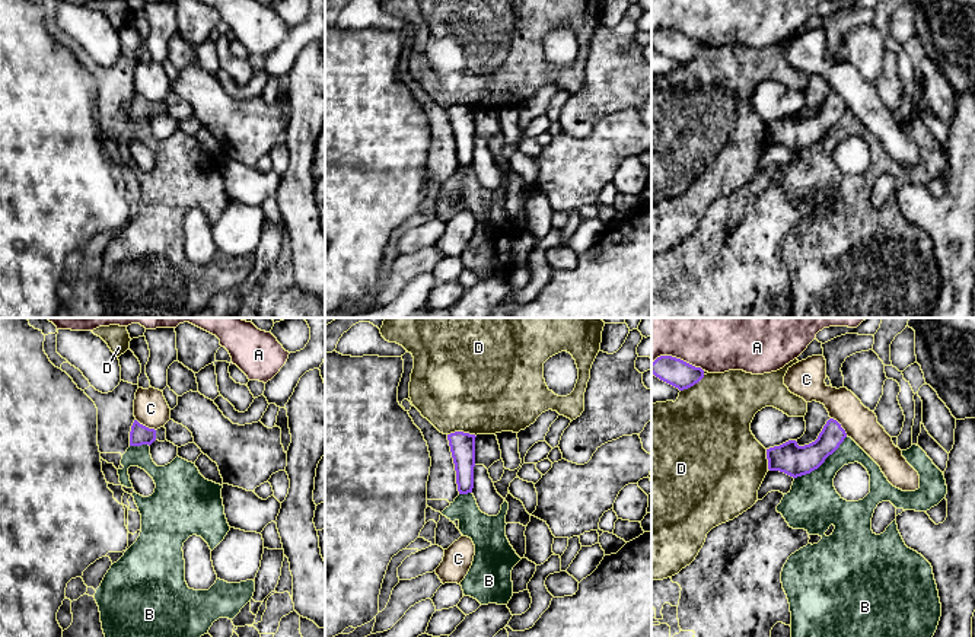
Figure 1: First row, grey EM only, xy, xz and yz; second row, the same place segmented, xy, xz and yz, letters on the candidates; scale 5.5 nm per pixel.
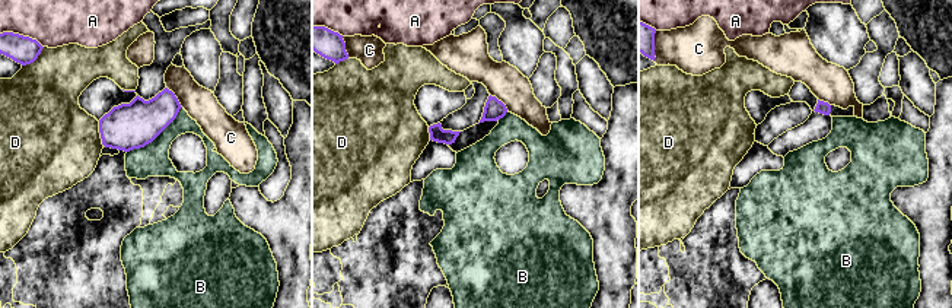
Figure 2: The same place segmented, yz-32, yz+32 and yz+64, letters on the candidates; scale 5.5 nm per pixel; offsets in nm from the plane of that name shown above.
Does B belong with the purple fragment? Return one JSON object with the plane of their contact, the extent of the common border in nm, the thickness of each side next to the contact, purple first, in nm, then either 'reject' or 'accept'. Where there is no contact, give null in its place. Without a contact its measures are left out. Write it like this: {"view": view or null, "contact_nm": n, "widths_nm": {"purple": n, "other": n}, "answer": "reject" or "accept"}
{"view": "yz", "contact_nm": 380, "widths_nm": {"purple": 170, "other": 300}, "answer": "reject"}

